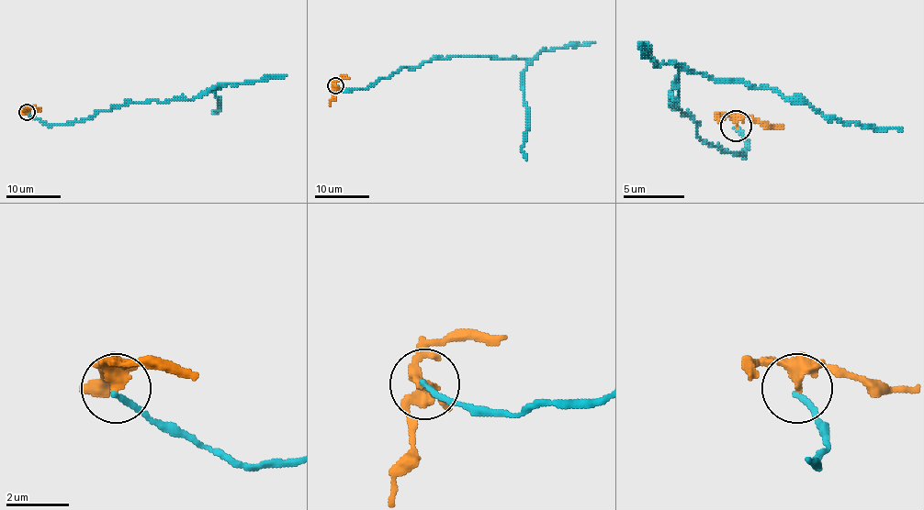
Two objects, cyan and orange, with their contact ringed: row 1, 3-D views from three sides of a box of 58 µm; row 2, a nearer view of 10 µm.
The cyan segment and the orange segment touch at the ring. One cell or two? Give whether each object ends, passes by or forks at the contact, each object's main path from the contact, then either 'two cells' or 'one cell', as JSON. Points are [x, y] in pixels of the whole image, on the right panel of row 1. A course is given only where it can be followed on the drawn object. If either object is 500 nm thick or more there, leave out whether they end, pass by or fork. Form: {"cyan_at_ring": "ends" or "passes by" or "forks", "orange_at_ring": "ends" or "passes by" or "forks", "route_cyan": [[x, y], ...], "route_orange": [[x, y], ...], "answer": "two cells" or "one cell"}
{"cyan_at_ring": "ends", "orange_at_ring": "forks", "route_cyan": [[737, 127], [743, 155], [700, 137], [700, 122], [670, 104], [679, 70], [902, 131]], "route_orange": [[737, 125], [746, 116], [783, 127]], "answer": "two cells"}

